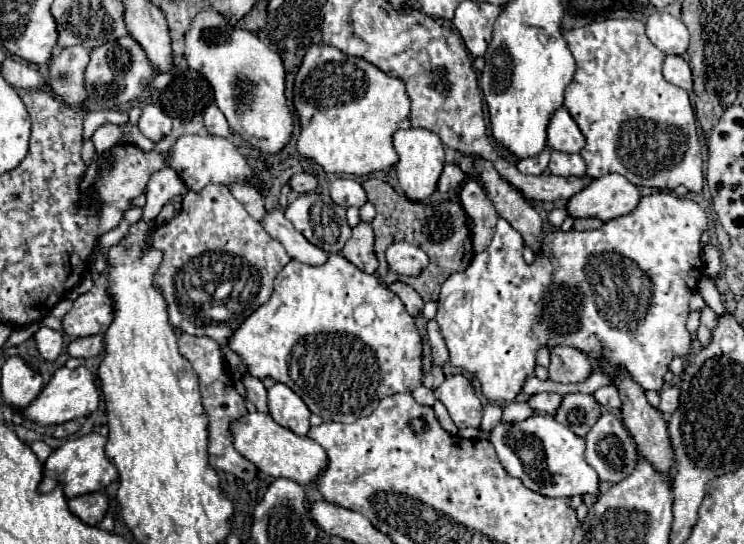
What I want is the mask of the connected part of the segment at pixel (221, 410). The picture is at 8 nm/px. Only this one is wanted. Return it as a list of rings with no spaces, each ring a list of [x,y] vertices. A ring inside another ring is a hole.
[[[181,334],[181,338],[179,338],[179,352],[181,352],[183,358],[187,358],[191,362],[193,370],[199,376],[201,400],[203,400],[203,408],[205,408],[205,414],[207,414],[207,420],[209,420],[209,464],[213,468],[231,472],[237,478],[245,480],[245,482],[253,480],[257,476],[255,466],[251,462],[247,462],[243,456],[239,456],[239,452],[235,452],[235,448],[231,444],[229,424],[231,424],[231,420],[247,414],[247,408],[245,408],[245,398],[239,396],[235,392],[235,388],[233,388],[233,382],[231,382],[229,372],[225,368],[219,344],[215,340],[211,340],[211,338],[207,338],[207,336],[197,338],[197,336]]]

